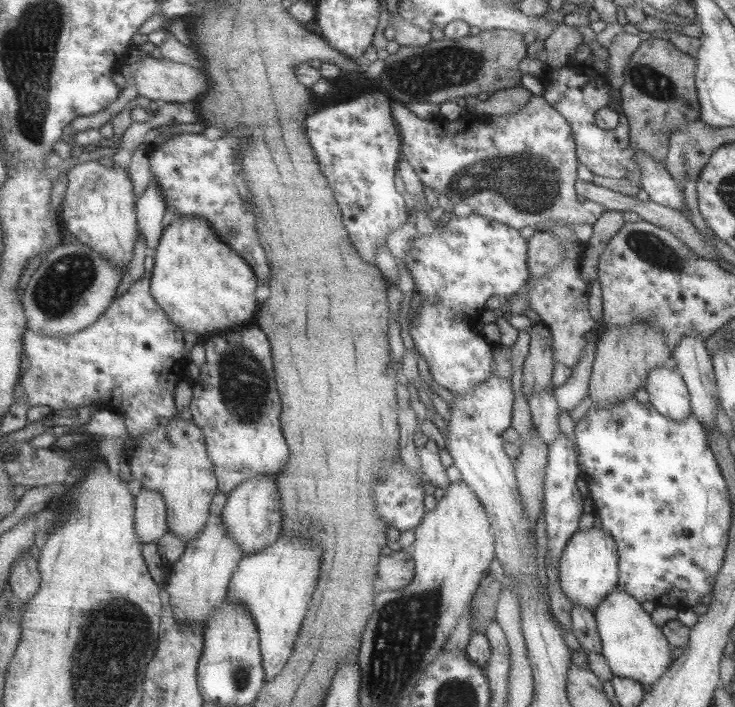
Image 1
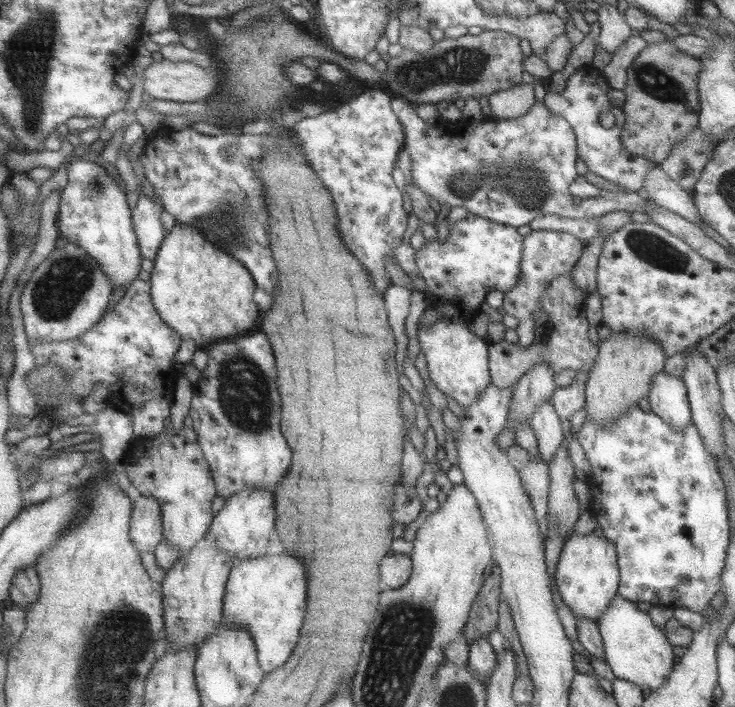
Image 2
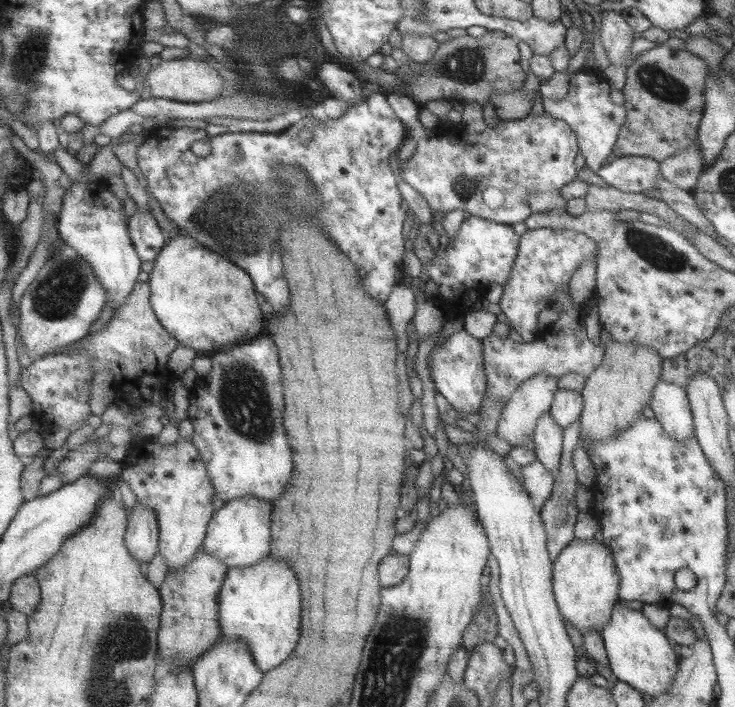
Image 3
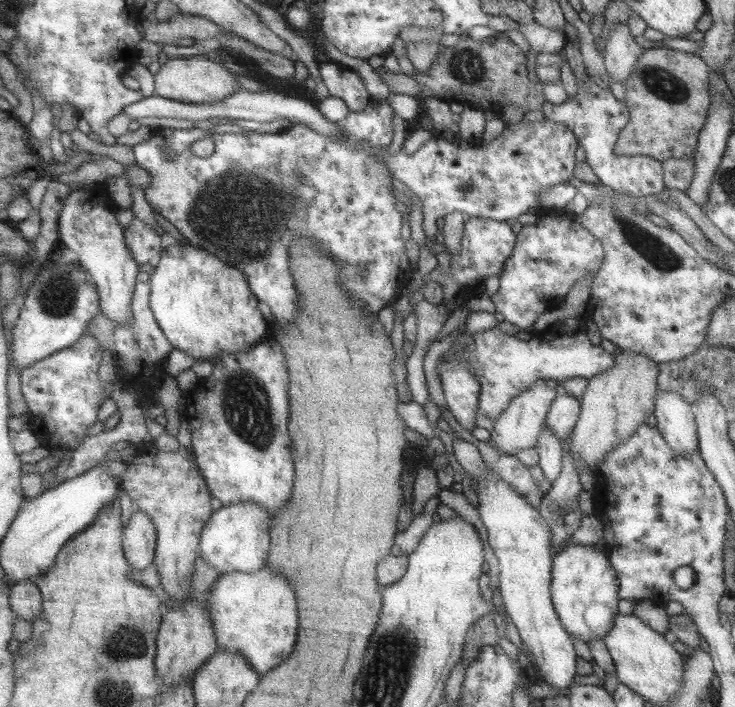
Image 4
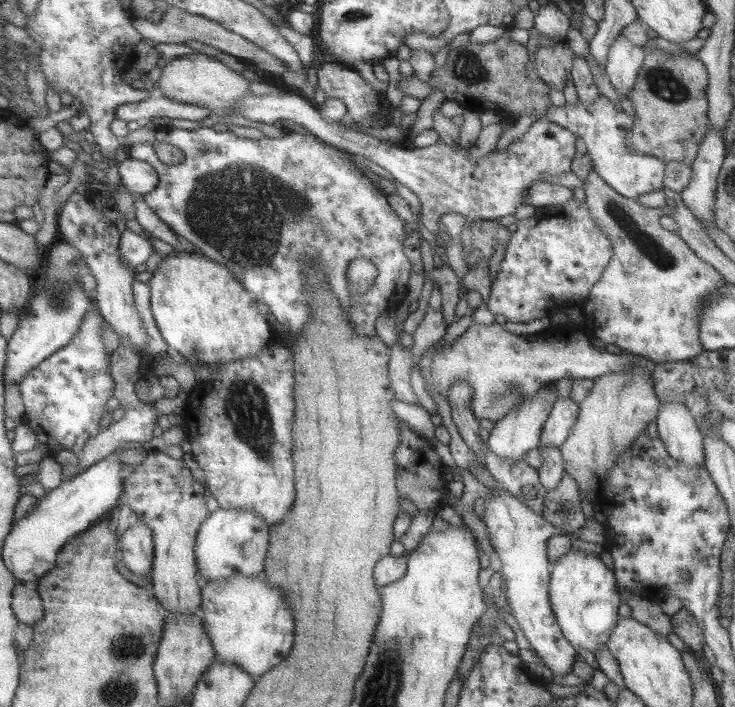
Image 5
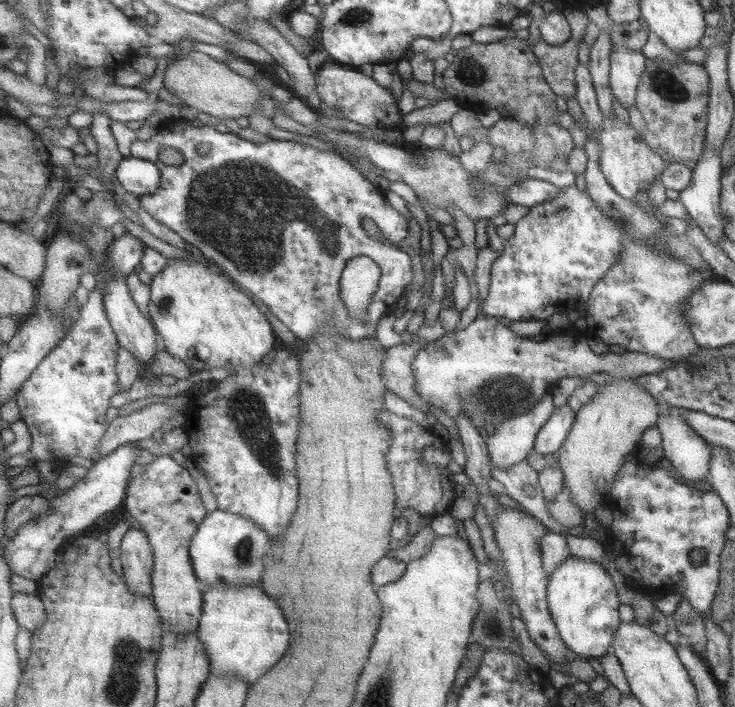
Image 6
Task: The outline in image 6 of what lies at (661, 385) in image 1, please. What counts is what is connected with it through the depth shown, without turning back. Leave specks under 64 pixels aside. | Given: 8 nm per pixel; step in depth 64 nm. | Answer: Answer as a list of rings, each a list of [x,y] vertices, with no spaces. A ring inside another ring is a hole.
[[[676,414],[668,416],[659,416],[655,426],[659,429],[661,436],[661,447],[663,457],[665,457],[676,470],[676,473],[686,480],[686,484],[699,485],[705,483],[709,474],[709,463],[711,453],[709,445],[701,439],[693,430],[691,430],[685,421]]]

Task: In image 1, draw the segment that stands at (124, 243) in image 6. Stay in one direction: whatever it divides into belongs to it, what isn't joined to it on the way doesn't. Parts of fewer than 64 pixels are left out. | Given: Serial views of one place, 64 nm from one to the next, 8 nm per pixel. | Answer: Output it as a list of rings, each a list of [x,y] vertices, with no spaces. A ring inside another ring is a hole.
[[[150,180],[147,189],[136,202],[136,209],[140,234],[150,248],[157,250],[166,229],[163,216],[167,212],[167,203],[156,180]]]

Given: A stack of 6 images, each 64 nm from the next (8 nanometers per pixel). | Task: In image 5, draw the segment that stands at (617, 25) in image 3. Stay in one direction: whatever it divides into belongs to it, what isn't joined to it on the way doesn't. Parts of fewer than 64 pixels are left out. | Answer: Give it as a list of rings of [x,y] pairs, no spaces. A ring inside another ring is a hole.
[[[622,34],[609,47],[604,72],[617,94],[629,96],[644,59],[641,46],[633,46]]]

